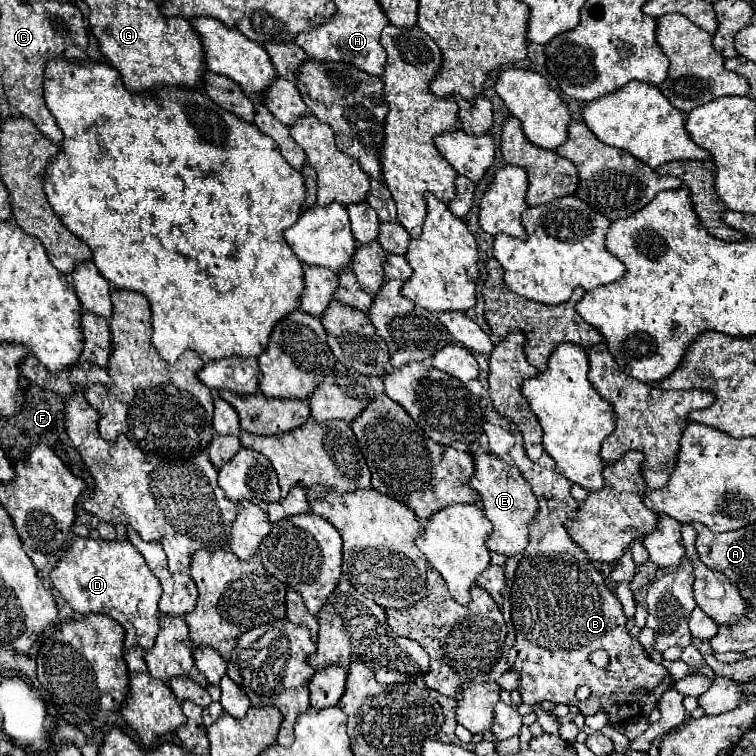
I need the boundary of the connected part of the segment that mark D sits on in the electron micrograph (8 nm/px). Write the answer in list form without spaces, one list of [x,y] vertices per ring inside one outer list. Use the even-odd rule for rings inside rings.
[[[75,538],[51,572],[51,580],[69,606],[81,614],[105,614],[125,628],[125,648],[151,650],[159,634],[161,582],[151,574],[131,542]]]

